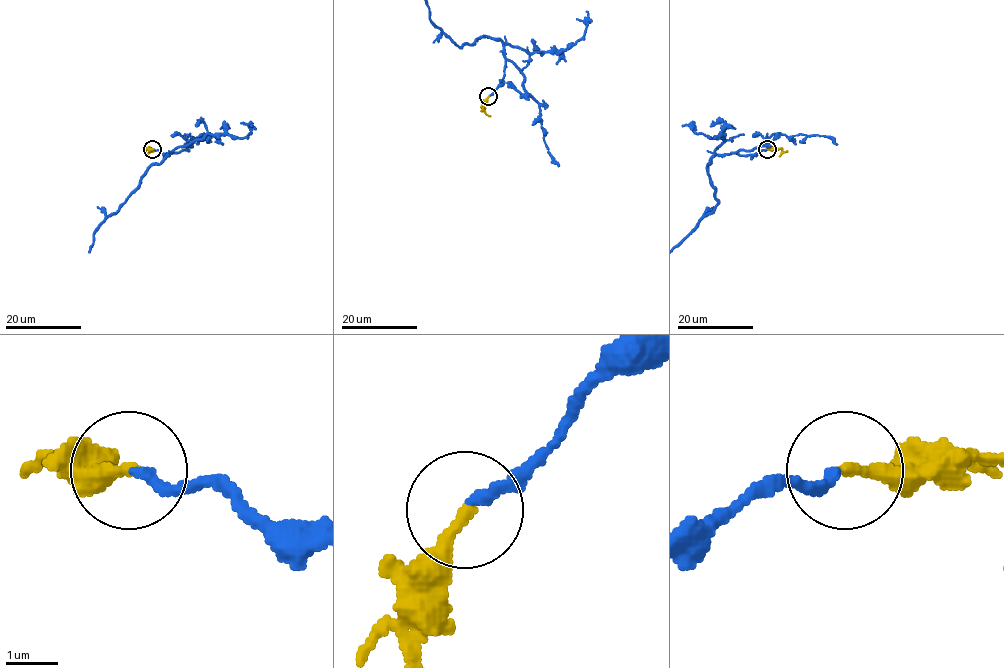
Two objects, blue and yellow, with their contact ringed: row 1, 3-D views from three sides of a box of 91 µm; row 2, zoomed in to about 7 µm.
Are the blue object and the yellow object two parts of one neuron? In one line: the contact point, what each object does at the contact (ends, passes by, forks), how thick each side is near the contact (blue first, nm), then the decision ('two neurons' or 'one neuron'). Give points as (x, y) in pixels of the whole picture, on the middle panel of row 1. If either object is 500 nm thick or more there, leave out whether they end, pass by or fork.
(488, 96) | blue ends | yellow ends | 190/260 nm | one neuron

